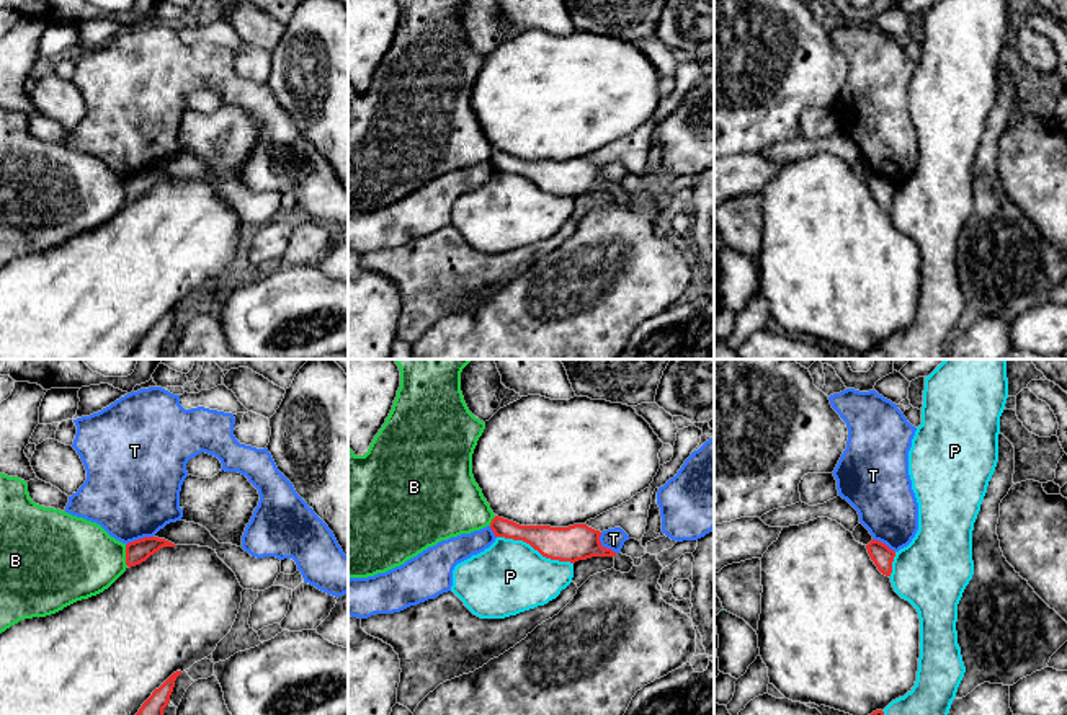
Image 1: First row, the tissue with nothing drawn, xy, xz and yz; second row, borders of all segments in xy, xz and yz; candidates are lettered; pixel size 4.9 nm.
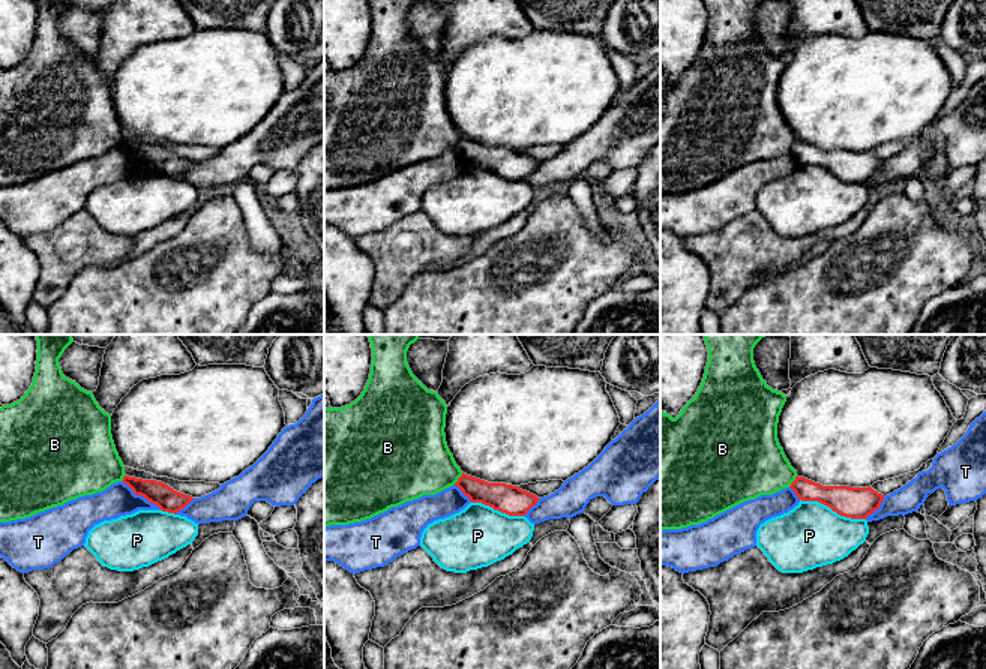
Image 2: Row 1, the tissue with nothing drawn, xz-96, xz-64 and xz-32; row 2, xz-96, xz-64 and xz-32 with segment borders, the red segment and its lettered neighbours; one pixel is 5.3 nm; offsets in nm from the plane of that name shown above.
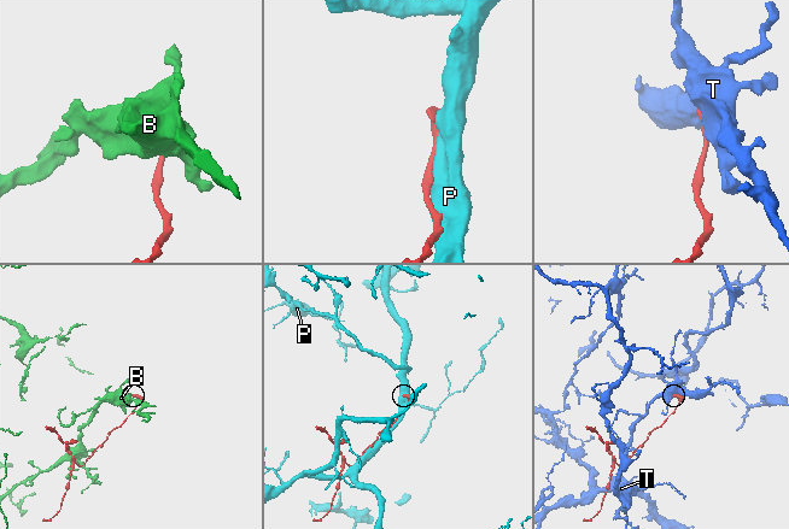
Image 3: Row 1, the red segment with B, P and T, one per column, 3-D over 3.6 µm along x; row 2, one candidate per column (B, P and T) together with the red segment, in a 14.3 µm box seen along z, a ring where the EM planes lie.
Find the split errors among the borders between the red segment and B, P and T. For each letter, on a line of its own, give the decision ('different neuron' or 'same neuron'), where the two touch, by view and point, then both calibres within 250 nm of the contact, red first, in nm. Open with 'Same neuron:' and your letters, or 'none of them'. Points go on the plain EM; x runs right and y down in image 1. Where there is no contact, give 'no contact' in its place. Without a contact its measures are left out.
Same neuron: none of them
B: different neuron; contact xy (126, 190); calibres 110 and 400 nm
P: different neuron; contact xz (535, 183); calibres 180 and 360 nm
T: different neuron; contact xz (603, 182); calibres 180 and 100 nm

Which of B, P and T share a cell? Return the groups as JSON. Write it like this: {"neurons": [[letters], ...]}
{"neurons": [["B"], ["P"], ["T"]]}

